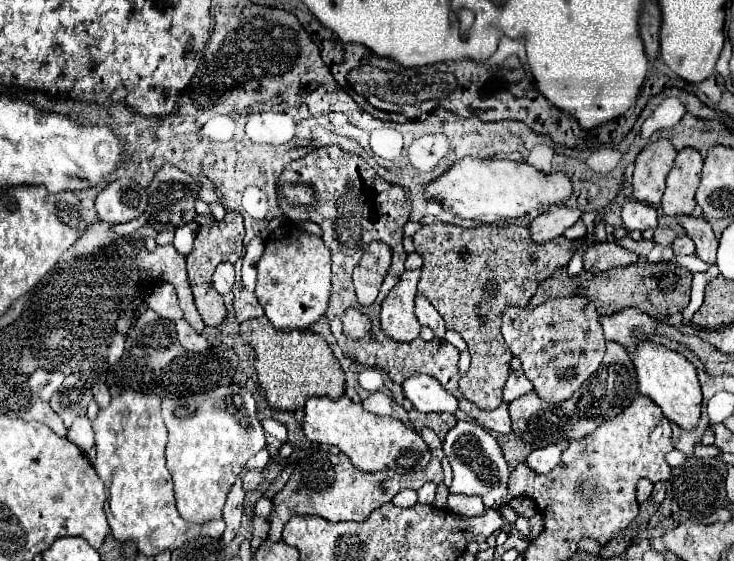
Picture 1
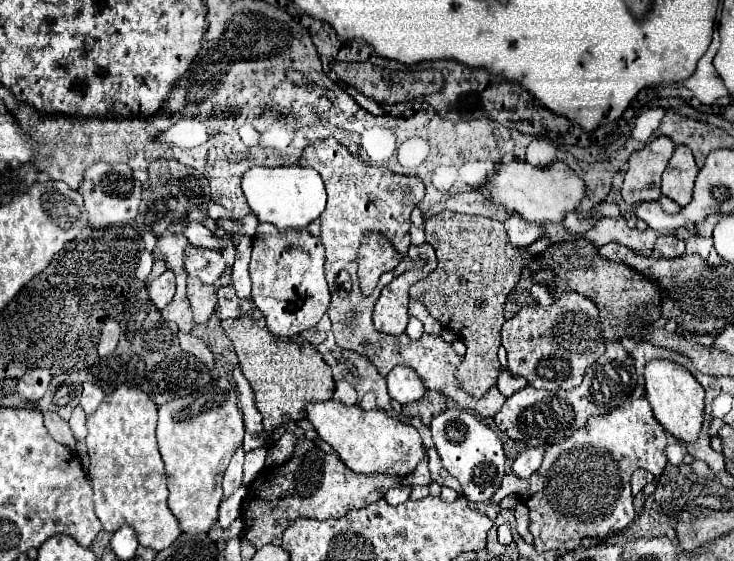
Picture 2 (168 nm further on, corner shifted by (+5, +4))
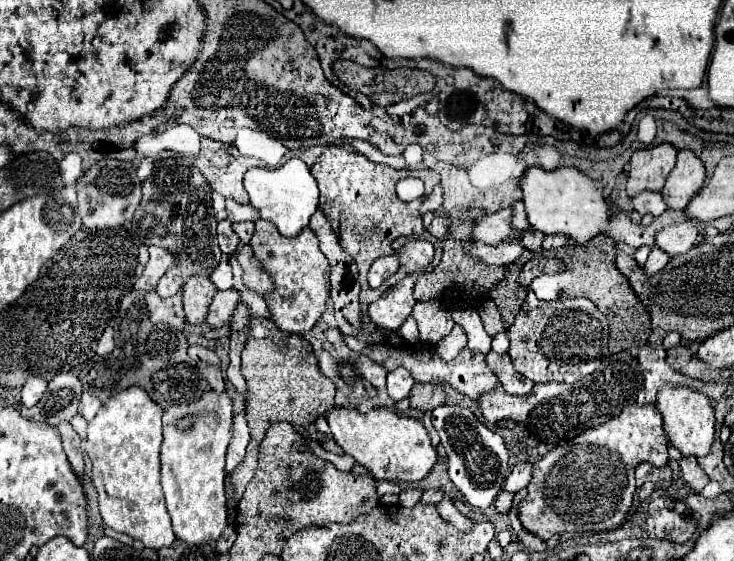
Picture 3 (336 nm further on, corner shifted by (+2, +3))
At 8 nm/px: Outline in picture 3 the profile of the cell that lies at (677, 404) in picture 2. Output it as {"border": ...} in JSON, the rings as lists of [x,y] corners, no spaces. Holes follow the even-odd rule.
{"border":[[[661,386],[657,394],[657,410],[663,416],[663,428],[669,442],[683,452],[683,456],[705,456],[711,448],[713,434],[715,434],[715,416],[711,400],[689,388],[689,386]]]}

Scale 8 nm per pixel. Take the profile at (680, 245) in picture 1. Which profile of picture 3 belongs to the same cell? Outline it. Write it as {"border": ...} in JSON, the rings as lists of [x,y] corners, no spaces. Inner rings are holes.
{"border":[[[653,248],[651,250],[651,254],[649,254],[649,258],[647,258],[647,264],[645,264],[645,272],[659,272],[659,270],[663,270],[663,266],[667,264],[671,260],[671,256],[667,256],[661,248]]]}

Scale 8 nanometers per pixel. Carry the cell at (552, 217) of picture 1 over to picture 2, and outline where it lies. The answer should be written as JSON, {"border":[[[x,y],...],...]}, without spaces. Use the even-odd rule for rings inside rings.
{"border":[[[512,213],[504,221],[504,229],[508,235],[508,243],[514,247],[528,247],[542,235],[540,225],[530,225],[528,221],[522,221],[522,217],[518,217],[518,213]]]}

